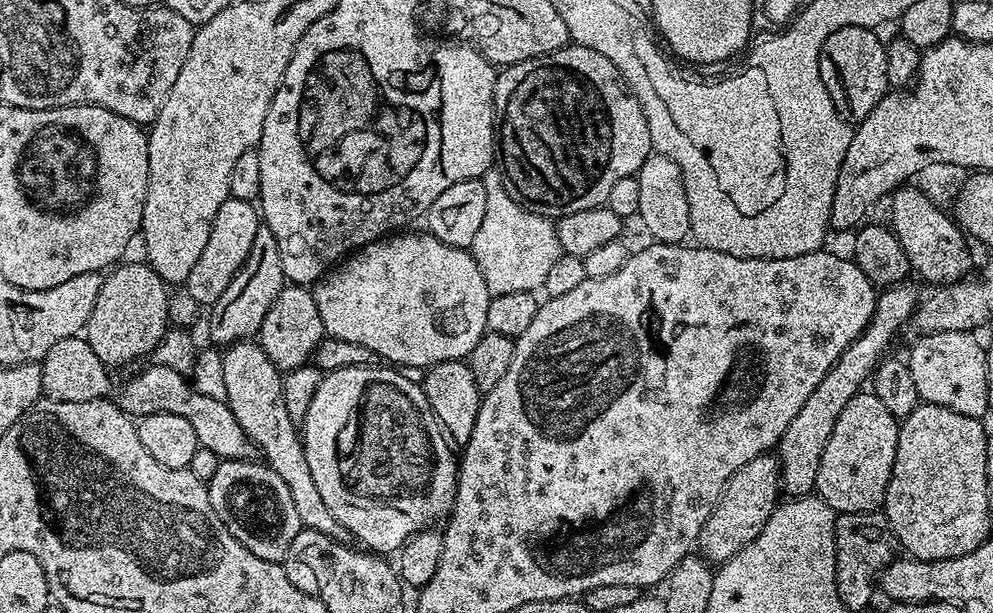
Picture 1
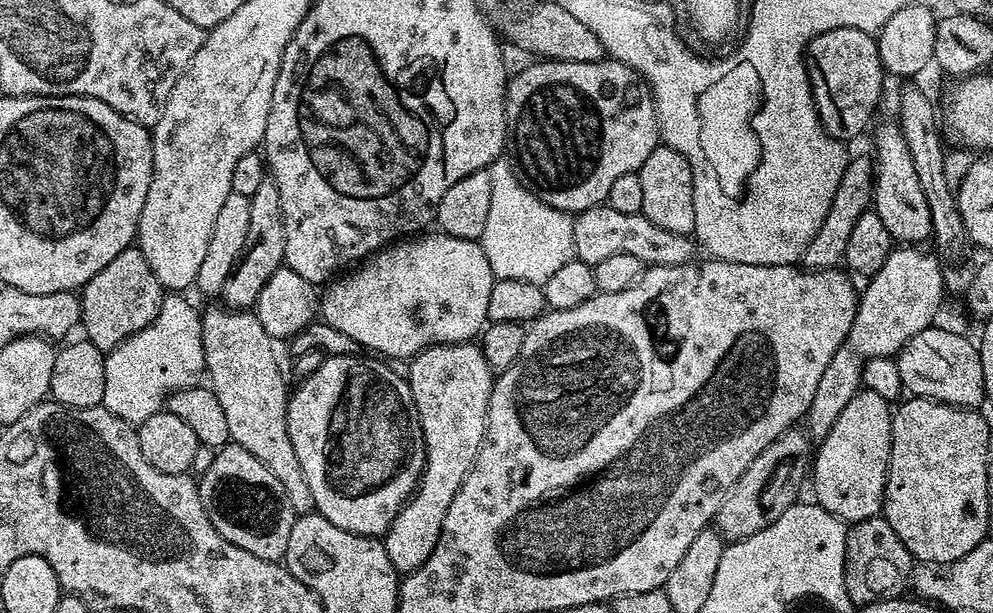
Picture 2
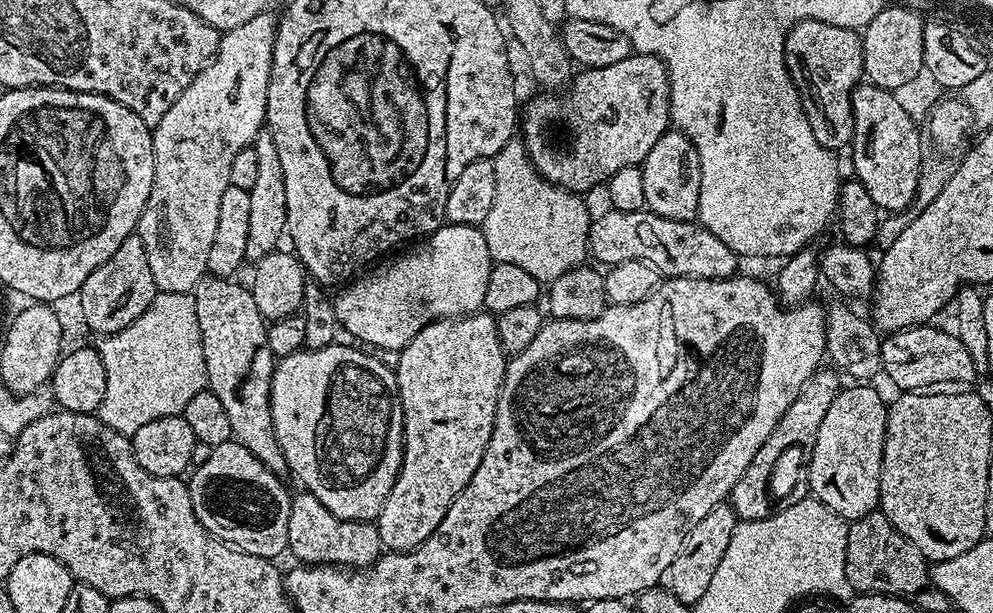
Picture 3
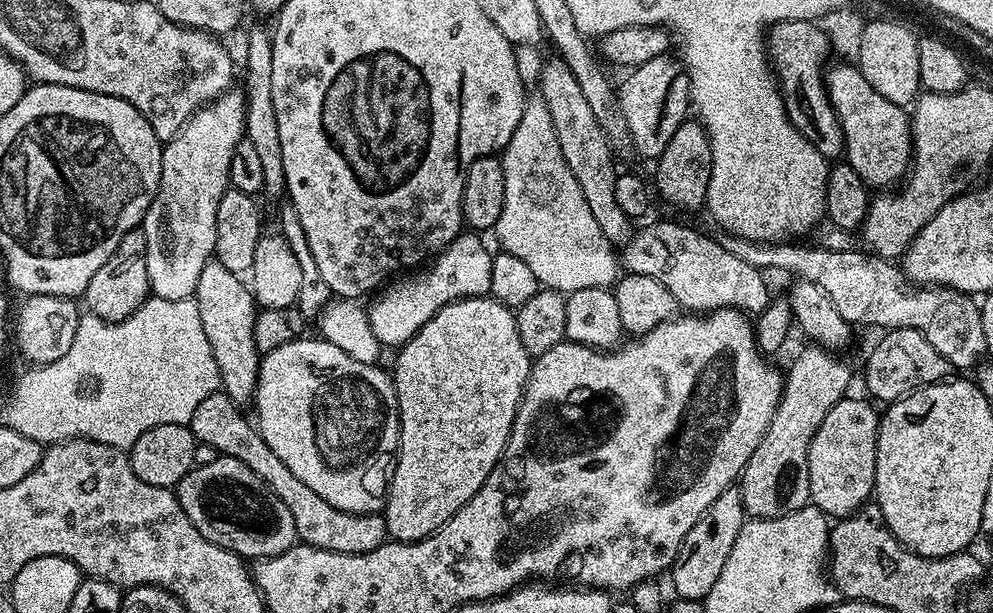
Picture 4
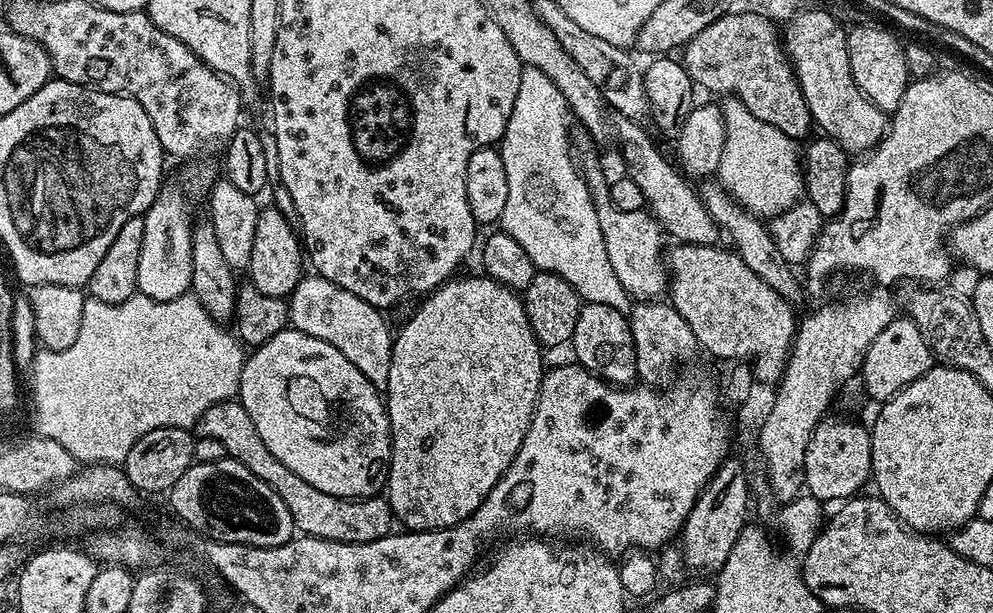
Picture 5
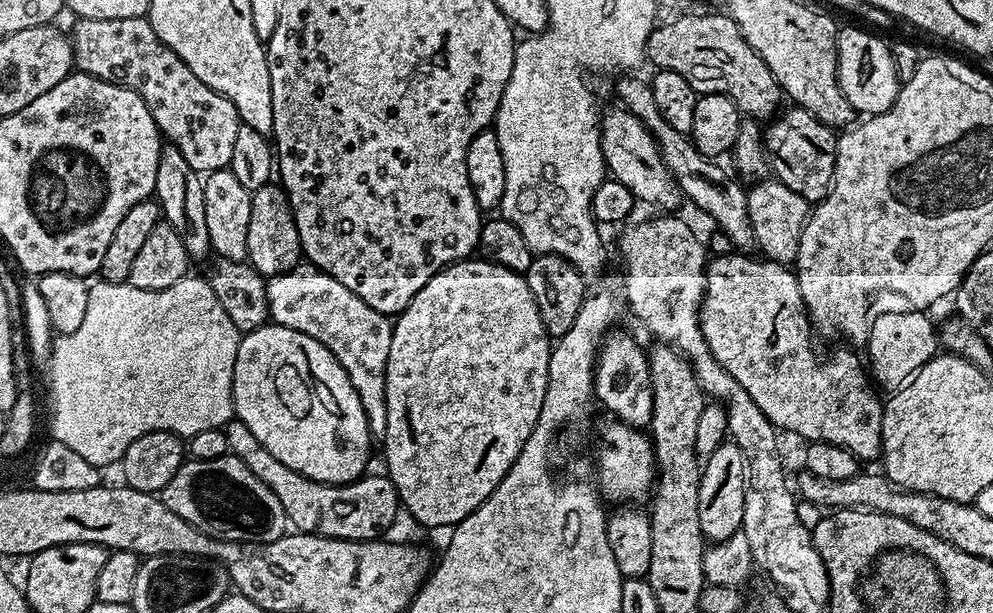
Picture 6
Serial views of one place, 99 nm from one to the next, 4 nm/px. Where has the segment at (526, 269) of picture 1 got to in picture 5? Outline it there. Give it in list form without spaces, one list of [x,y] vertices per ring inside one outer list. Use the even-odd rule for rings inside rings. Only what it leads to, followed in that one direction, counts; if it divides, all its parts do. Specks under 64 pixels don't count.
[[[525,67],[520,73],[518,98],[514,98],[514,110],[506,122],[504,136],[500,139],[498,145],[498,151],[502,158],[502,166],[506,166],[506,183],[510,186],[510,191],[506,198],[506,210],[502,214],[499,223],[502,225],[503,232],[510,234],[510,238],[514,238],[514,242],[518,242],[518,246],[522,246],[522,250],[526,250],[526,254],[530,254],[530,262],[534,262],[537,270],[541,272],[553,272],[562,278],[566,278],[566,282],[570,282],[570,286],[574,286],[574,290],[579,294],[581,301],[590,304],[614,306],[614,310],[628,314],[632,311],[633,301],[630,299],[628,291],[622,286],[622,282],[618,282],[618,278],[614,278],[614,270],[611,268],[610,258],[606,254],[606,242],[602,242],[602,229],[598,226],[598,214],[594,210],[594,202],[590,198],[588,184],[584,181],[581,169],[574,159],[573,145],[572,148],[568,145],[568,127],[571,124],[574,124],[574,120],[570,115],[566,98],[562,98],[562,90],[551,87],[546,78],[546,74],[542,74],[542,70]]]

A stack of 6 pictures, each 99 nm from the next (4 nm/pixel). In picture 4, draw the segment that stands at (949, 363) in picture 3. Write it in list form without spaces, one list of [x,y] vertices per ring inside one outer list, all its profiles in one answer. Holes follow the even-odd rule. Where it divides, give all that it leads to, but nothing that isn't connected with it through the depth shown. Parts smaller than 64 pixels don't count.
[[[894,328],[883,333],[884,336],[872,348],[868,361],[864,364],[864,384],[869,397],[877,396],[883,402],[891,402],[924,388],[928,384],[939,384],[950,376],[950,366],[918,330]]]

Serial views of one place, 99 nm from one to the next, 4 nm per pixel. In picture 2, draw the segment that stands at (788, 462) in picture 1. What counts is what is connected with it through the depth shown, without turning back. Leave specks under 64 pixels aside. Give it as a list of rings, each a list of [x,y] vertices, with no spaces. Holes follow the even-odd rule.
[[[916,246],[897,247],[882,262],[882,270],[871,276],[859,293],[854,326],[850,326],[850,334],[846,334],[834,358],[830,358],[830,366],[826,366],[818,390],[814,390],[814,402],[810,402],[806,424],[809,424],[807,435],[813,441],[824,440],[830,434],[830,426],[838,422],[838,414],[842,414],[846,402],[861,391],[865,362],[883,356],[895,357],[914,334],[933,327],[932,319],[940,308],[940,299],[946,296],[946,289],[935,255],[927,256],[920,250]]]

